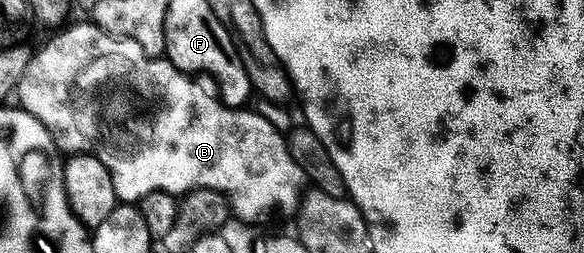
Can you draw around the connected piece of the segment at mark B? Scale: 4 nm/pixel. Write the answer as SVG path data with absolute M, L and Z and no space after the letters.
M85 21L60 31L55 38L48 39L39 50L31 53L28 68L18 81L17 105L40 120L46 102L42 96L42 82L60 82L62 68L66 70L66 66L82 60L82 54L114 52L120 50L120 46L130 46L130 170L118 170L118 160L116 164L104 164L112 176L119 203L138 204L142 198L157 190L175 196L185 196L191 190L220 190L230 199L231 211L243 222L259 224L272 217L274 209L290 215L298 210L304 197L304 175L288 152L284 134L264 115L253 114L250 108L225 106L200 83L193 82L198 80L178 70L165 57L148 55L136 40L117 38L95 26L93 21Z

